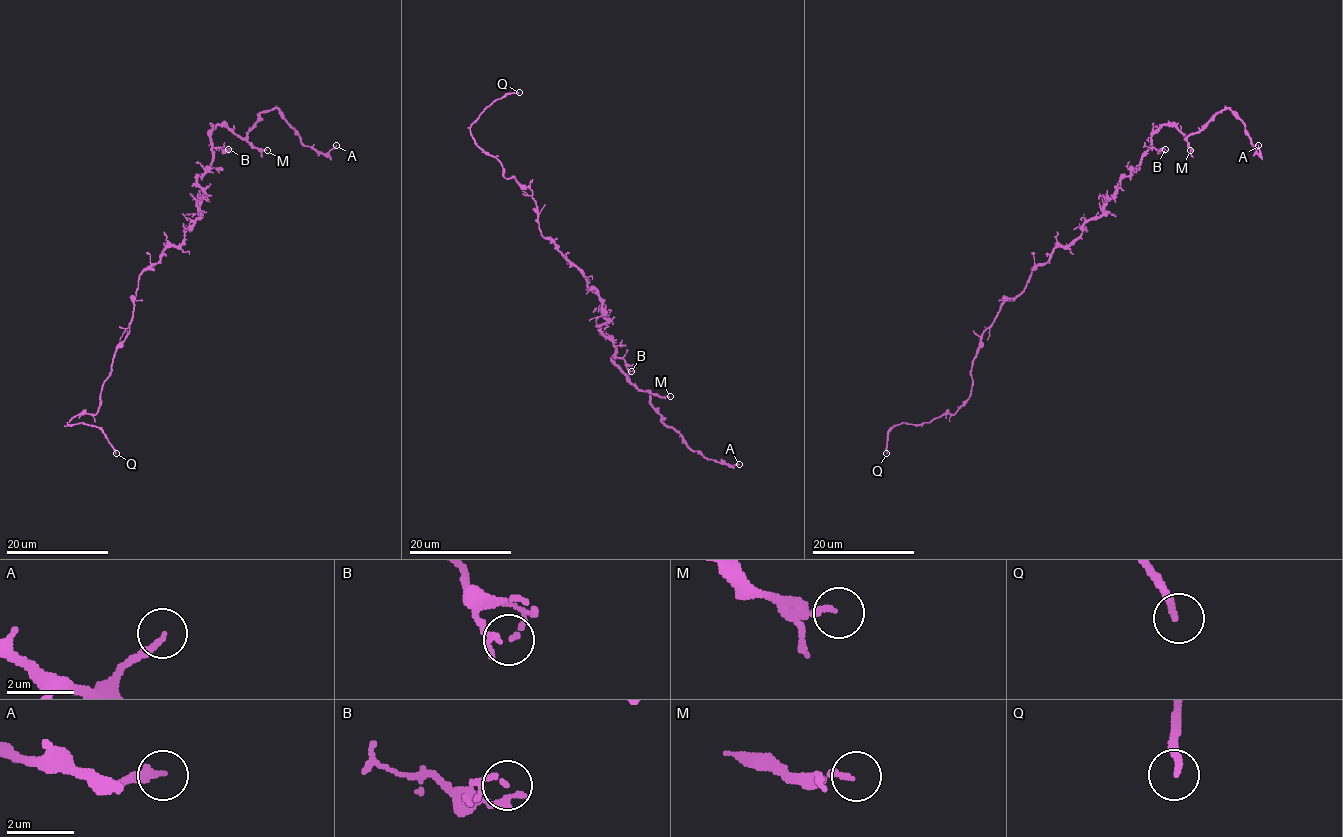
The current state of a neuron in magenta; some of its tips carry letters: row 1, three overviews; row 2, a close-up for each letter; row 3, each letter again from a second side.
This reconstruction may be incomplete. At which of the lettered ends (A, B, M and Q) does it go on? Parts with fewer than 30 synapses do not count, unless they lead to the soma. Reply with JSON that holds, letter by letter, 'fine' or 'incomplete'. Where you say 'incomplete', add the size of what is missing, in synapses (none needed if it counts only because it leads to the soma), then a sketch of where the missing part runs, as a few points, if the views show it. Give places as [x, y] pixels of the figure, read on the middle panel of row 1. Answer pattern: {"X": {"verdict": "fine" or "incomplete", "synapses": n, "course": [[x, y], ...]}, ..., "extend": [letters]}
{"A": {"verdict": "fine"}, "B": {"verdict": "fine"}, "M": {"verdict": "fine"}, "Q": {"verdict": "incomplete", "course": [[519, 92], [519, 68]]}, "extend": ["Q"]}

